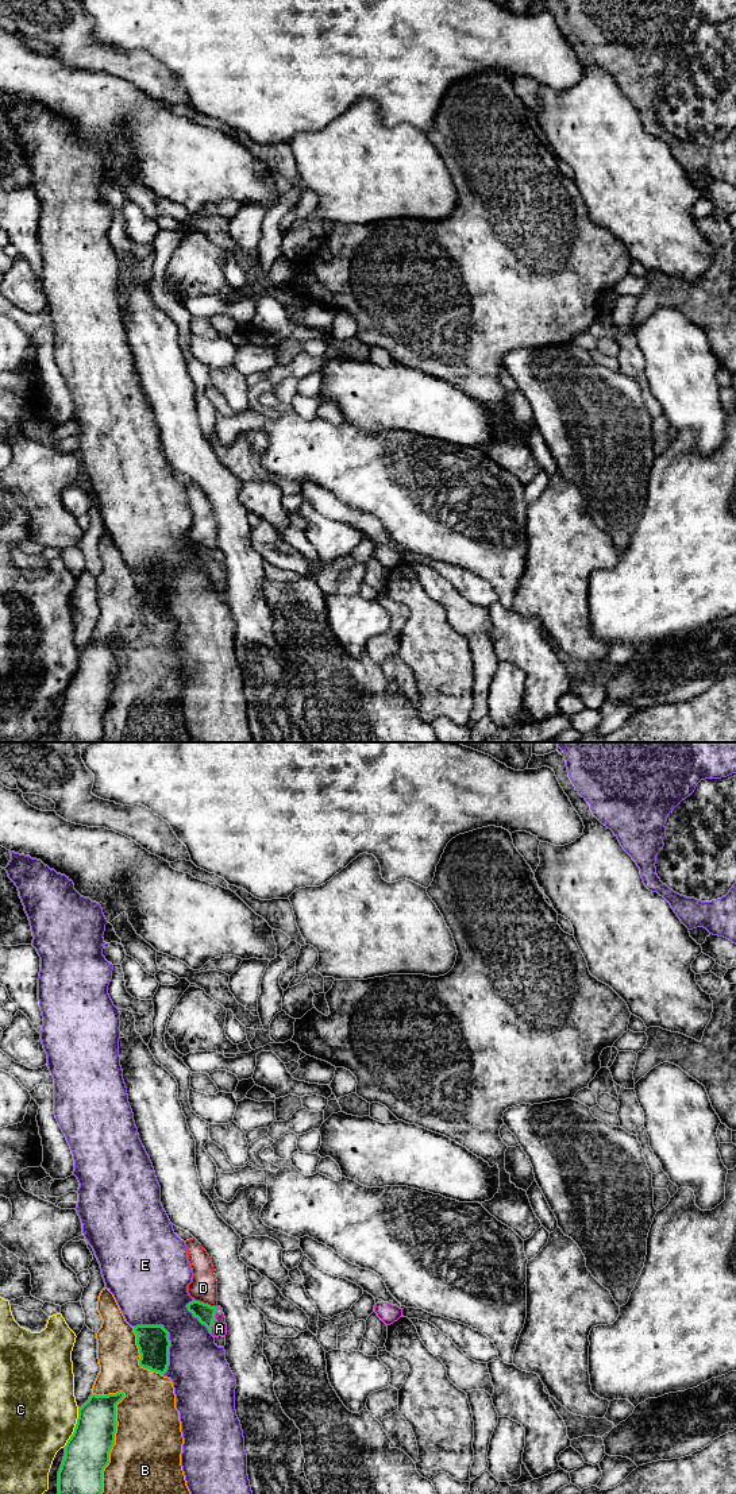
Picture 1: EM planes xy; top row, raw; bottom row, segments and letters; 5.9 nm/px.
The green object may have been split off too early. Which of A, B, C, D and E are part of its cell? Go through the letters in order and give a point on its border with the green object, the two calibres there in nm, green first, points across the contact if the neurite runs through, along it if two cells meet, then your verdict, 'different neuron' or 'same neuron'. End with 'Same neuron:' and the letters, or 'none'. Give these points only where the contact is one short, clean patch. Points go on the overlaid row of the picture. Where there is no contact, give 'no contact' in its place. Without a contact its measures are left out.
A: xy (214, 1319) | 110/100 nm | across xy (205, 1313), (214, 1319), (219, 1328) | same neuron
B: xy (114, 1442) | 280/420 nm | different neuron
C: xy (76, 1427) | 280/460 nm | different neuron
D: xy (205, 1304) | 110/160 nm | different neuron
E: xy (168, 1336) | 190/360 nm | different neuron
Same neuron: A

